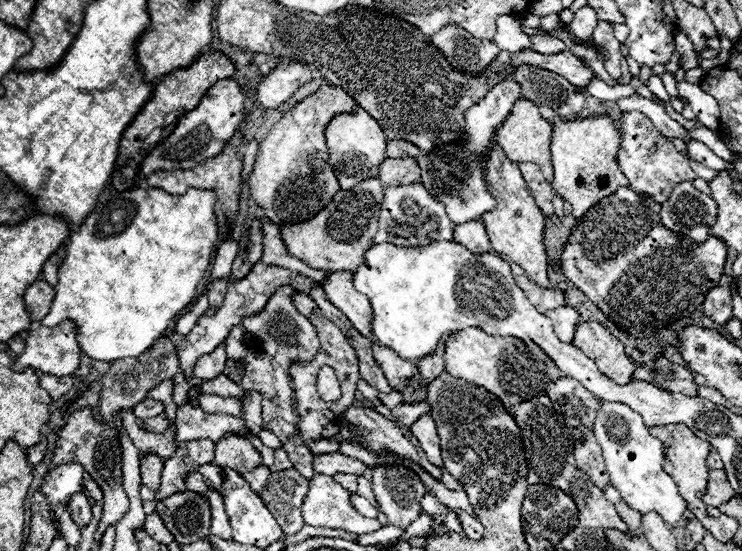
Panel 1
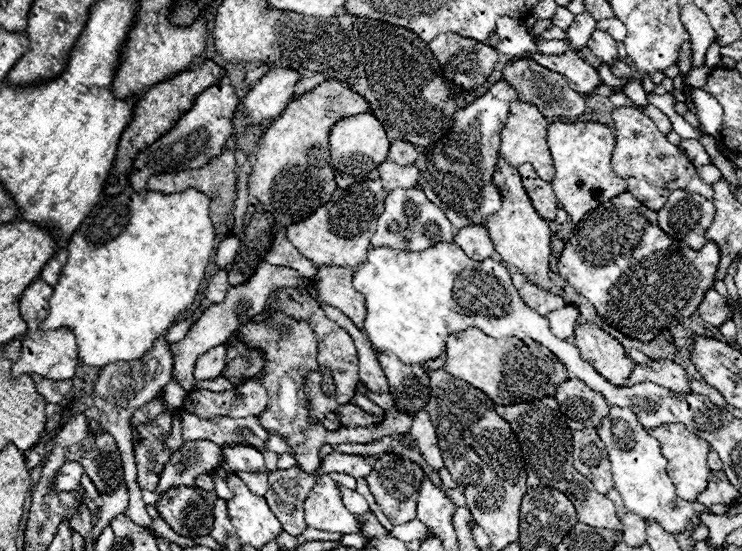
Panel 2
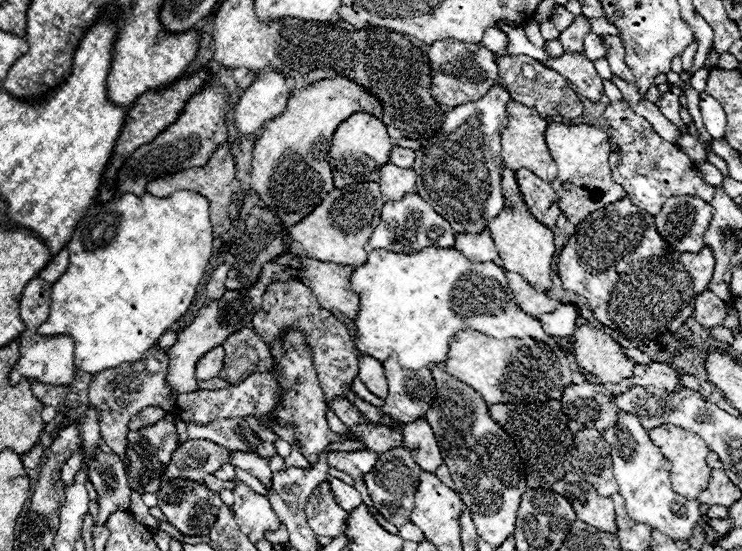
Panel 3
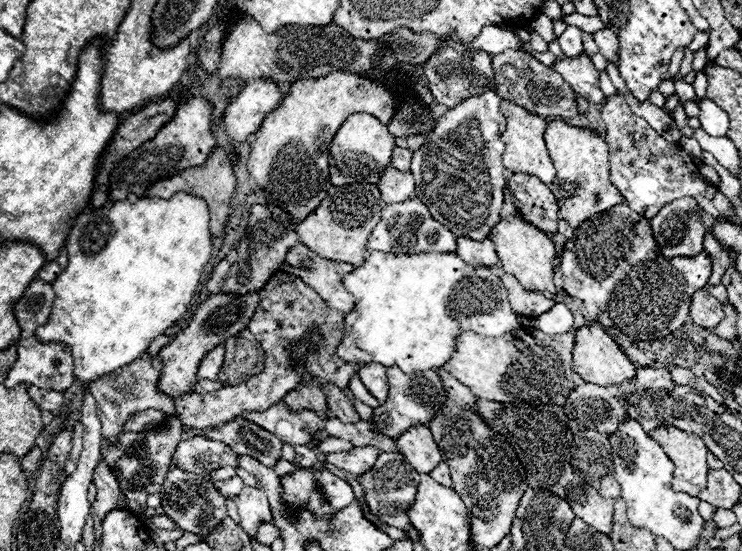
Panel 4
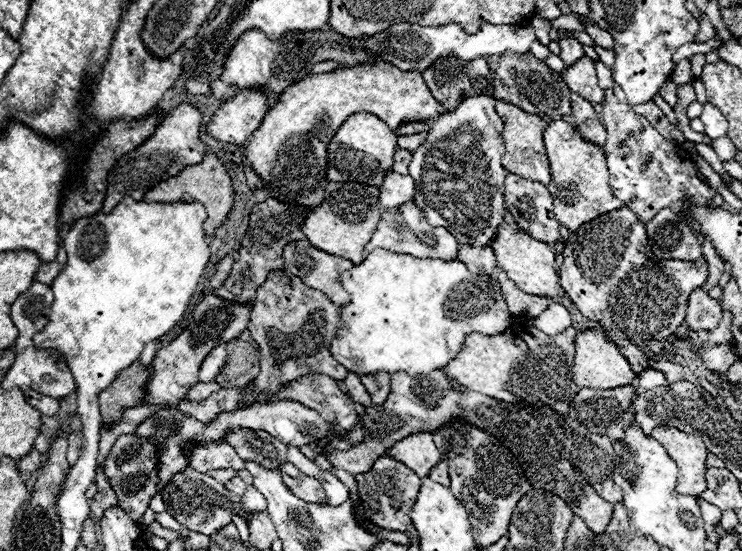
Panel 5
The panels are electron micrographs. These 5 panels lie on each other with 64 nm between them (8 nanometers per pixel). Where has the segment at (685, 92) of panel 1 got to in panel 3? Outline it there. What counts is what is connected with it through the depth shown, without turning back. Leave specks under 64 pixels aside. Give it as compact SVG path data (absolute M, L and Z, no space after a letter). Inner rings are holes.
M702 92L700 94L700 112L702 112L702 120L704 120L708 134L712 138L724 138L726 114L724 114L720 102L716 98L712 98L710 94Z

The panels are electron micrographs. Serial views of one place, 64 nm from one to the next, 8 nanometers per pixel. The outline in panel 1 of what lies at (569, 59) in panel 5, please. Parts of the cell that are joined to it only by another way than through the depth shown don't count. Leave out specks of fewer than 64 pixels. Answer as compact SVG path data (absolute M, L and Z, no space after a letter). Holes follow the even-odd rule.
M586 4L584 8L580 8L580 10L574 12L574 18L572 18L572 22L570 22L570 30L572 30L578 38L586 40L586 38L592 36L596 24L598 24L596 12L594 12L594 8L590 8L590 6Z

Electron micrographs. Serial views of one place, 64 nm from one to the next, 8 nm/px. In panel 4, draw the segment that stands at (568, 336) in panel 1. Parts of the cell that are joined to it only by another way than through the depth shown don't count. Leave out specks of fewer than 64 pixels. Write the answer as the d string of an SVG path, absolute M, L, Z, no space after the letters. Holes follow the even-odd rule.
M556 302L552 310L532 318L532 326L542 330L542 332L546 332L546 334L574 332L574 314L566 304Z

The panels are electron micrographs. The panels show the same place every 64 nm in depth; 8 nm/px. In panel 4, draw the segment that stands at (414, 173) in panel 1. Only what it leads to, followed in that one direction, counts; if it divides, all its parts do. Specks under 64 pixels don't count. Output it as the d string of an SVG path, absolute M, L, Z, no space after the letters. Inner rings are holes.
M388 166L388 170L382 174L382 180L378 182L378 186L380 186L380 194L382 194L384 204L402 202L402 200L414 196L412 172L400 172L392 166Z

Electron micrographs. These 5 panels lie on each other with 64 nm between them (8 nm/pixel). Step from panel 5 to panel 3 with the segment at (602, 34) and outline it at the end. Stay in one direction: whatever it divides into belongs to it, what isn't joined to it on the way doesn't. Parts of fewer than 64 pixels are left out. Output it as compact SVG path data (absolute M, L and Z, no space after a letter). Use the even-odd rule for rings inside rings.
M602 36L606 46L608 46L608 64L610 64L610 70L612 74L616 74L618 78L622 80L628 80L628 82L634 82L634 74L632 70L626 66L624 62L624 44L620 38L614 38L614 36Z

